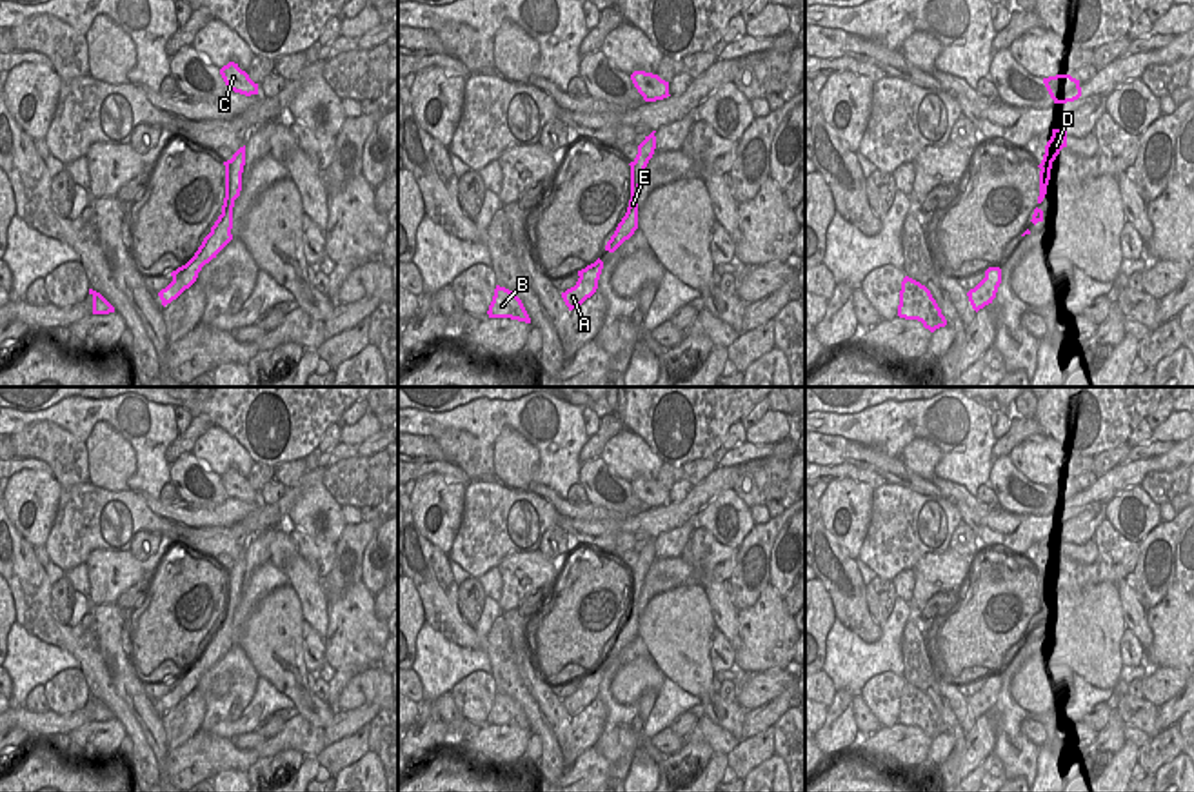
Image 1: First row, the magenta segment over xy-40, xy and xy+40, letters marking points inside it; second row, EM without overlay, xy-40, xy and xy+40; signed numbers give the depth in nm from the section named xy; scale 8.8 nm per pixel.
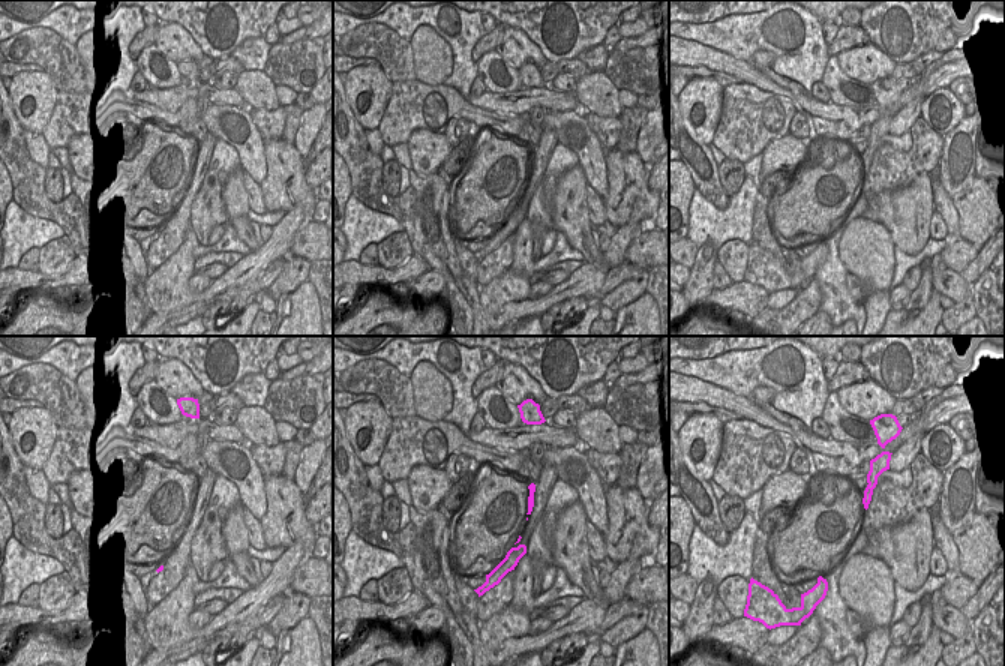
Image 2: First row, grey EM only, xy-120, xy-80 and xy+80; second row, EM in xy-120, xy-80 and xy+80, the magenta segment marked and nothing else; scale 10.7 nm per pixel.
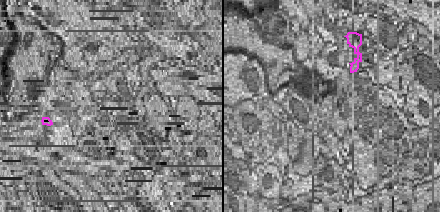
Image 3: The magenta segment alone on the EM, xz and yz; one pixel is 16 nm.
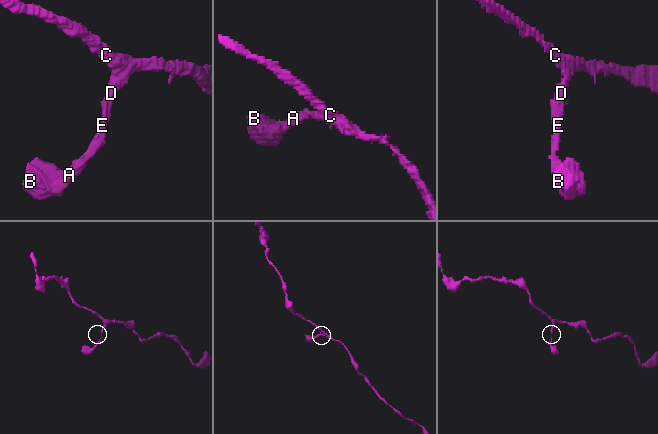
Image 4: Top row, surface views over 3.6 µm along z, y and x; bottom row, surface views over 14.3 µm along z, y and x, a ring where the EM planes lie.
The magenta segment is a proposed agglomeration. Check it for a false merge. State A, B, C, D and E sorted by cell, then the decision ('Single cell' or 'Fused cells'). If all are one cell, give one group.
Groups: A B C D E. Single cell.

